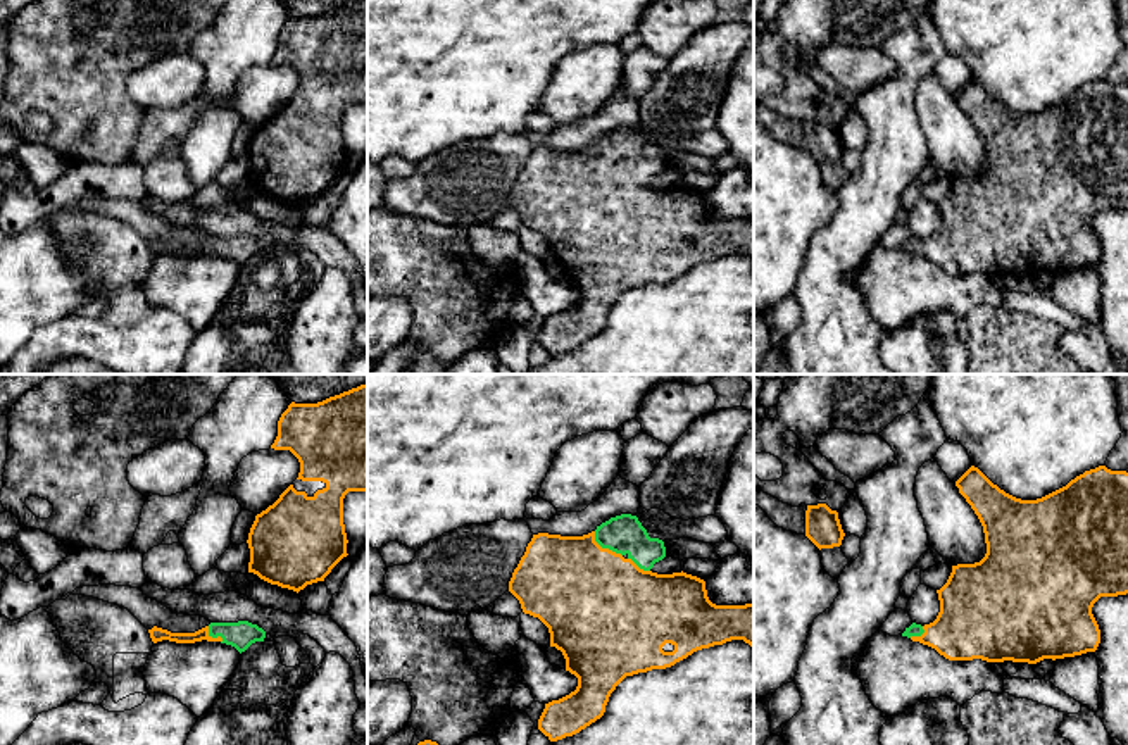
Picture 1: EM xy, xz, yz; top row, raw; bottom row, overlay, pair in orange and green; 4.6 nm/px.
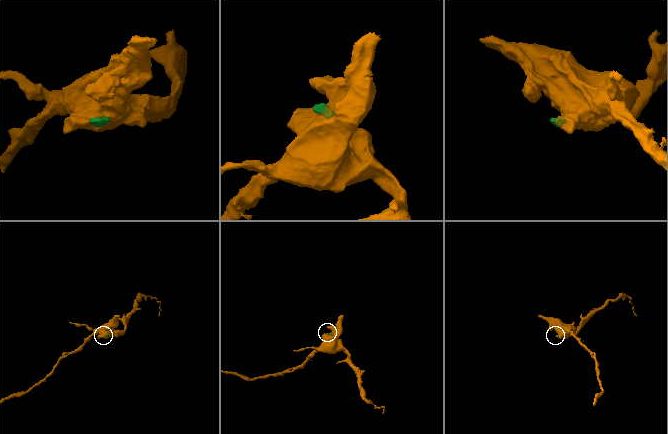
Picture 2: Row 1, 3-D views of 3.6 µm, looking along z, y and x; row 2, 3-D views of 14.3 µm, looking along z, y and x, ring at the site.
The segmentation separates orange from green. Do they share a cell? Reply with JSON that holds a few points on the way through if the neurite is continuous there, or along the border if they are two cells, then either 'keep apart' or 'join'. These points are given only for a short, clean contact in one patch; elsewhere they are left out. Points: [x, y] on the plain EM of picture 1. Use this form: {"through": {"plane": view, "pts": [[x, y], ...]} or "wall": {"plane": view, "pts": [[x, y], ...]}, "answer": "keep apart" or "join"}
{"through": {"plane": "xz", "pts": [[594, 214], [594, 175], [604, 162], [623, 147]]}, "answer": "join"}

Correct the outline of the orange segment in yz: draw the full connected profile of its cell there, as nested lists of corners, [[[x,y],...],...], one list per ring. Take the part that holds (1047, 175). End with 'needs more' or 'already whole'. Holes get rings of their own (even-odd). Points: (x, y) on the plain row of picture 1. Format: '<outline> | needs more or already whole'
[[[974,79],[956,95],[956,100],[983,140],[987,167],[980,176],[952,179],[947,197],[937,203],[937,233],[924,240],[912,236],[902,250],[935,262],[949,274],[1037,278],[1043,272],[1095,266],[1100,243],[1092,228],[1094,217],[1100,210],[1128,207],[1128,86],[1099,79],[1037,114],[1006,107]]] | needs more

